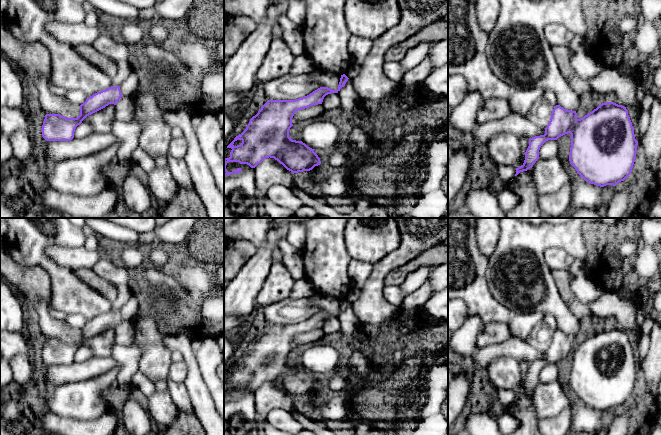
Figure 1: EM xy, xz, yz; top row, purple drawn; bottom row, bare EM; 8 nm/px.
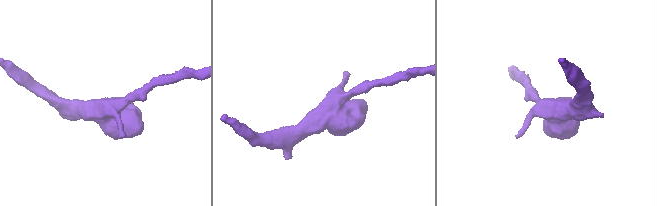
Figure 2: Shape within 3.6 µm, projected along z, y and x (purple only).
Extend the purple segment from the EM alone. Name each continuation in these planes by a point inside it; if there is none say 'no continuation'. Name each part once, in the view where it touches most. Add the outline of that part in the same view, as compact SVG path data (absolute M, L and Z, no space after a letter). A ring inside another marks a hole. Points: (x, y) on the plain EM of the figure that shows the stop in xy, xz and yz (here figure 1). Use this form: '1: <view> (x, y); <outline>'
no continuation

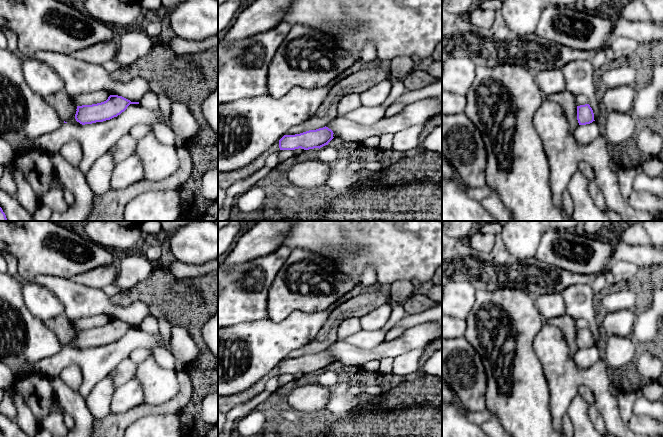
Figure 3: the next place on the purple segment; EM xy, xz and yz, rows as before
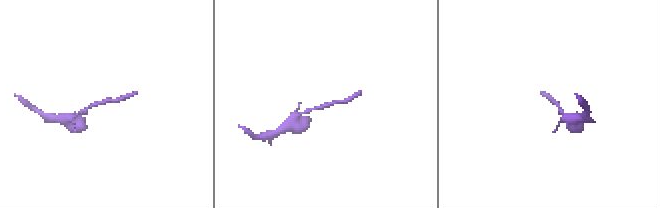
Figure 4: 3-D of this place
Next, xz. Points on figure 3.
no continuation

